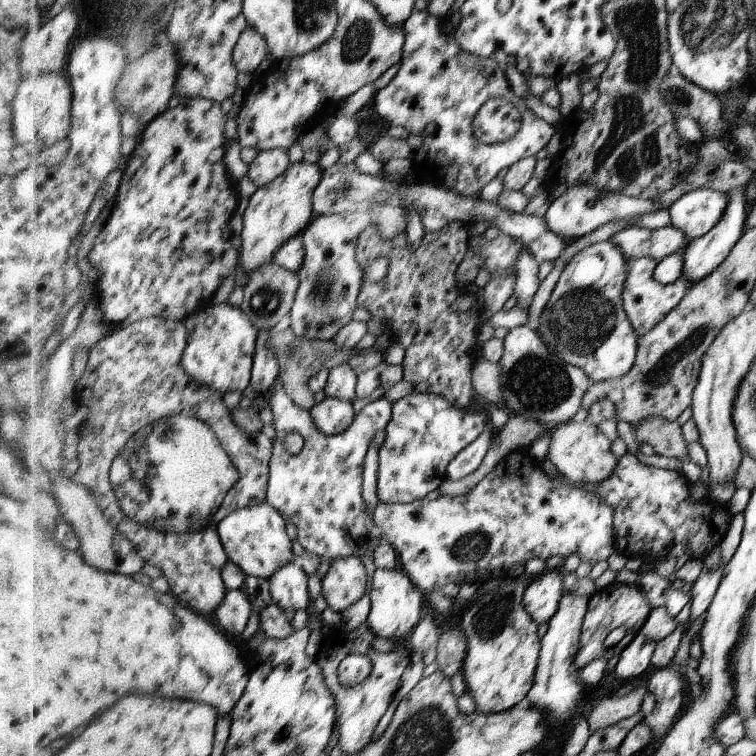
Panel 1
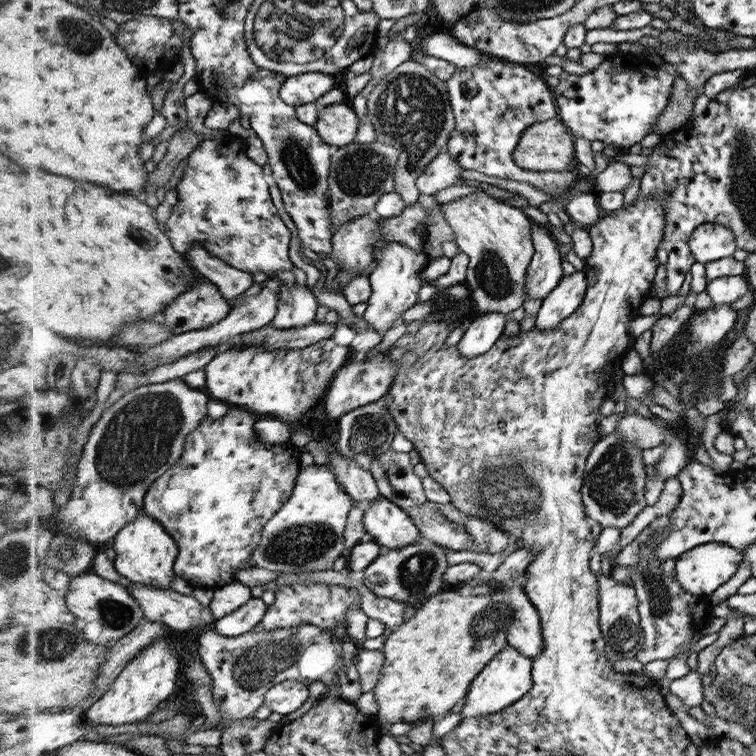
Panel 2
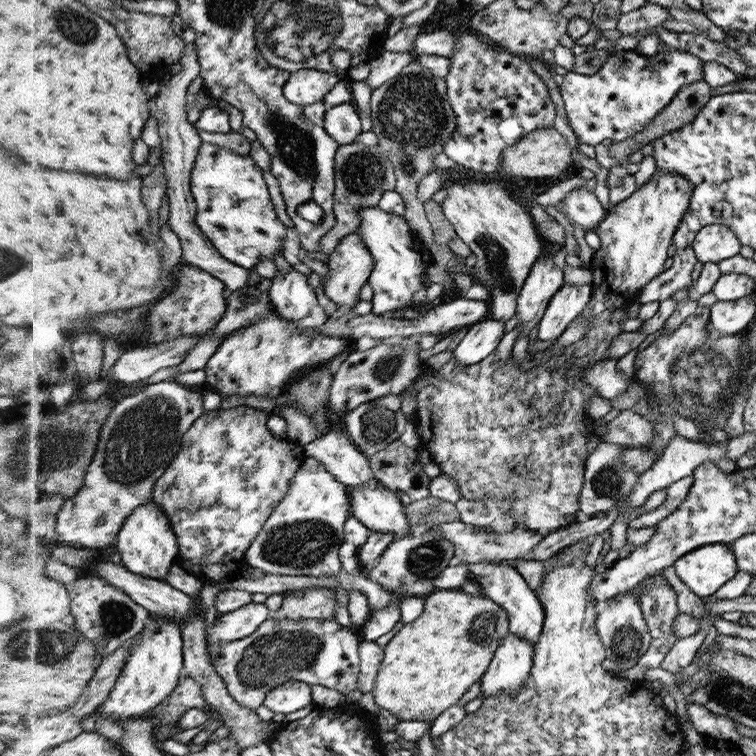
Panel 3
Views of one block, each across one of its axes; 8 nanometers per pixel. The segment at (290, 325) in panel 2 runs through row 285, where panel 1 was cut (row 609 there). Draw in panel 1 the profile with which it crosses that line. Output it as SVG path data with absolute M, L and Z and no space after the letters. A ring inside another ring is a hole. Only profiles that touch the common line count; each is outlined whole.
M296 561L292 564L286 564L276 571L271 578L272 588L271 596L276 606L283 611L293 608L298 610L308 610L308 576L303 566L298 566Z

